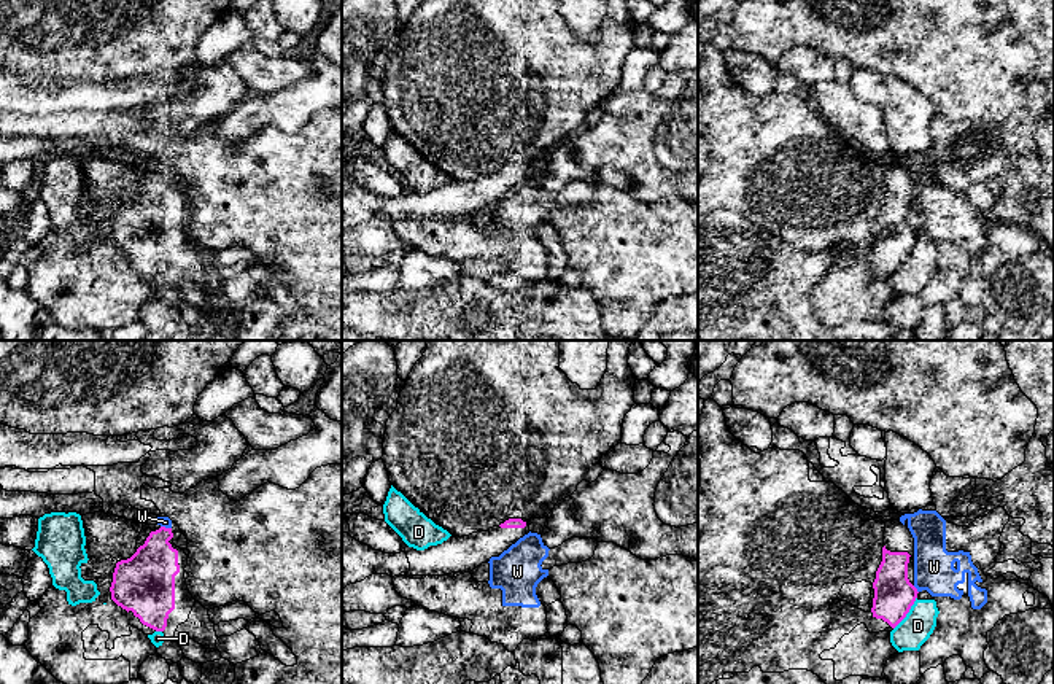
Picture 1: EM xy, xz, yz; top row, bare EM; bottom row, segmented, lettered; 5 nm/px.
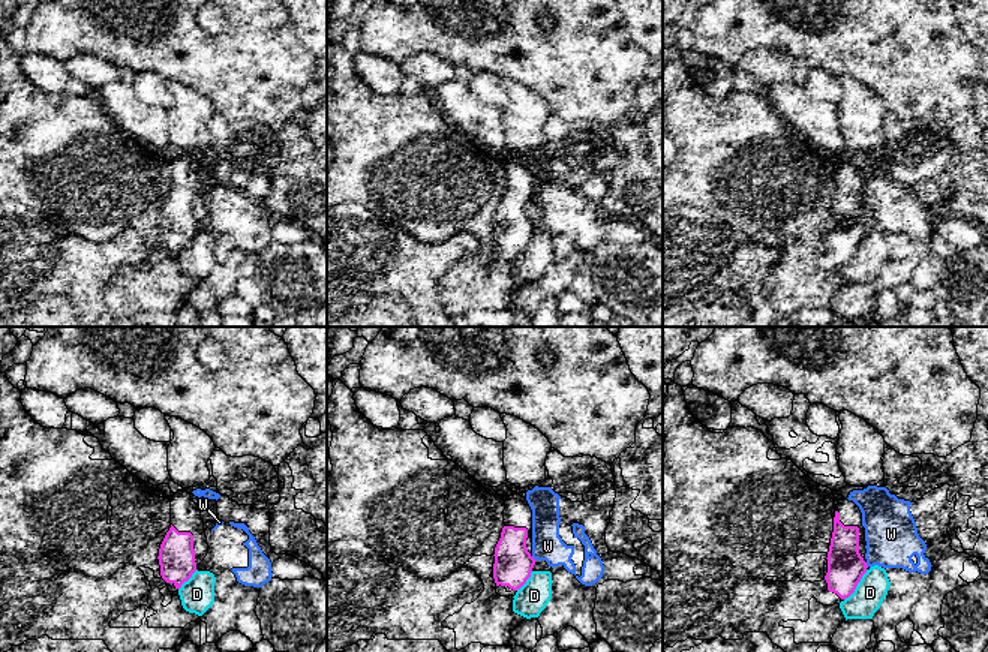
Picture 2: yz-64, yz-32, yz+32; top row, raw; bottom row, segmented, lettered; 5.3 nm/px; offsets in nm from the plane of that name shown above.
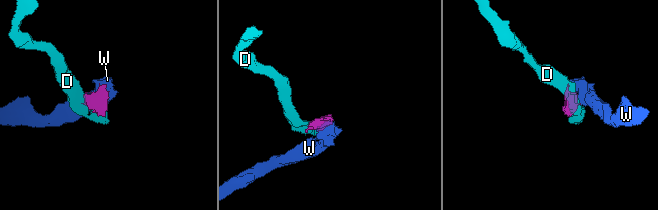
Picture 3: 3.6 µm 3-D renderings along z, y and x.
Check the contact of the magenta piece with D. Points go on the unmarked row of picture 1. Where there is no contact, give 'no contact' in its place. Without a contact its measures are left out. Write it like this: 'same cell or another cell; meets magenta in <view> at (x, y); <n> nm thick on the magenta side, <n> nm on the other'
another cell; meets magenta in yz at (908, 255); 200 nm thick on the magenta side, 160 nm on the other

